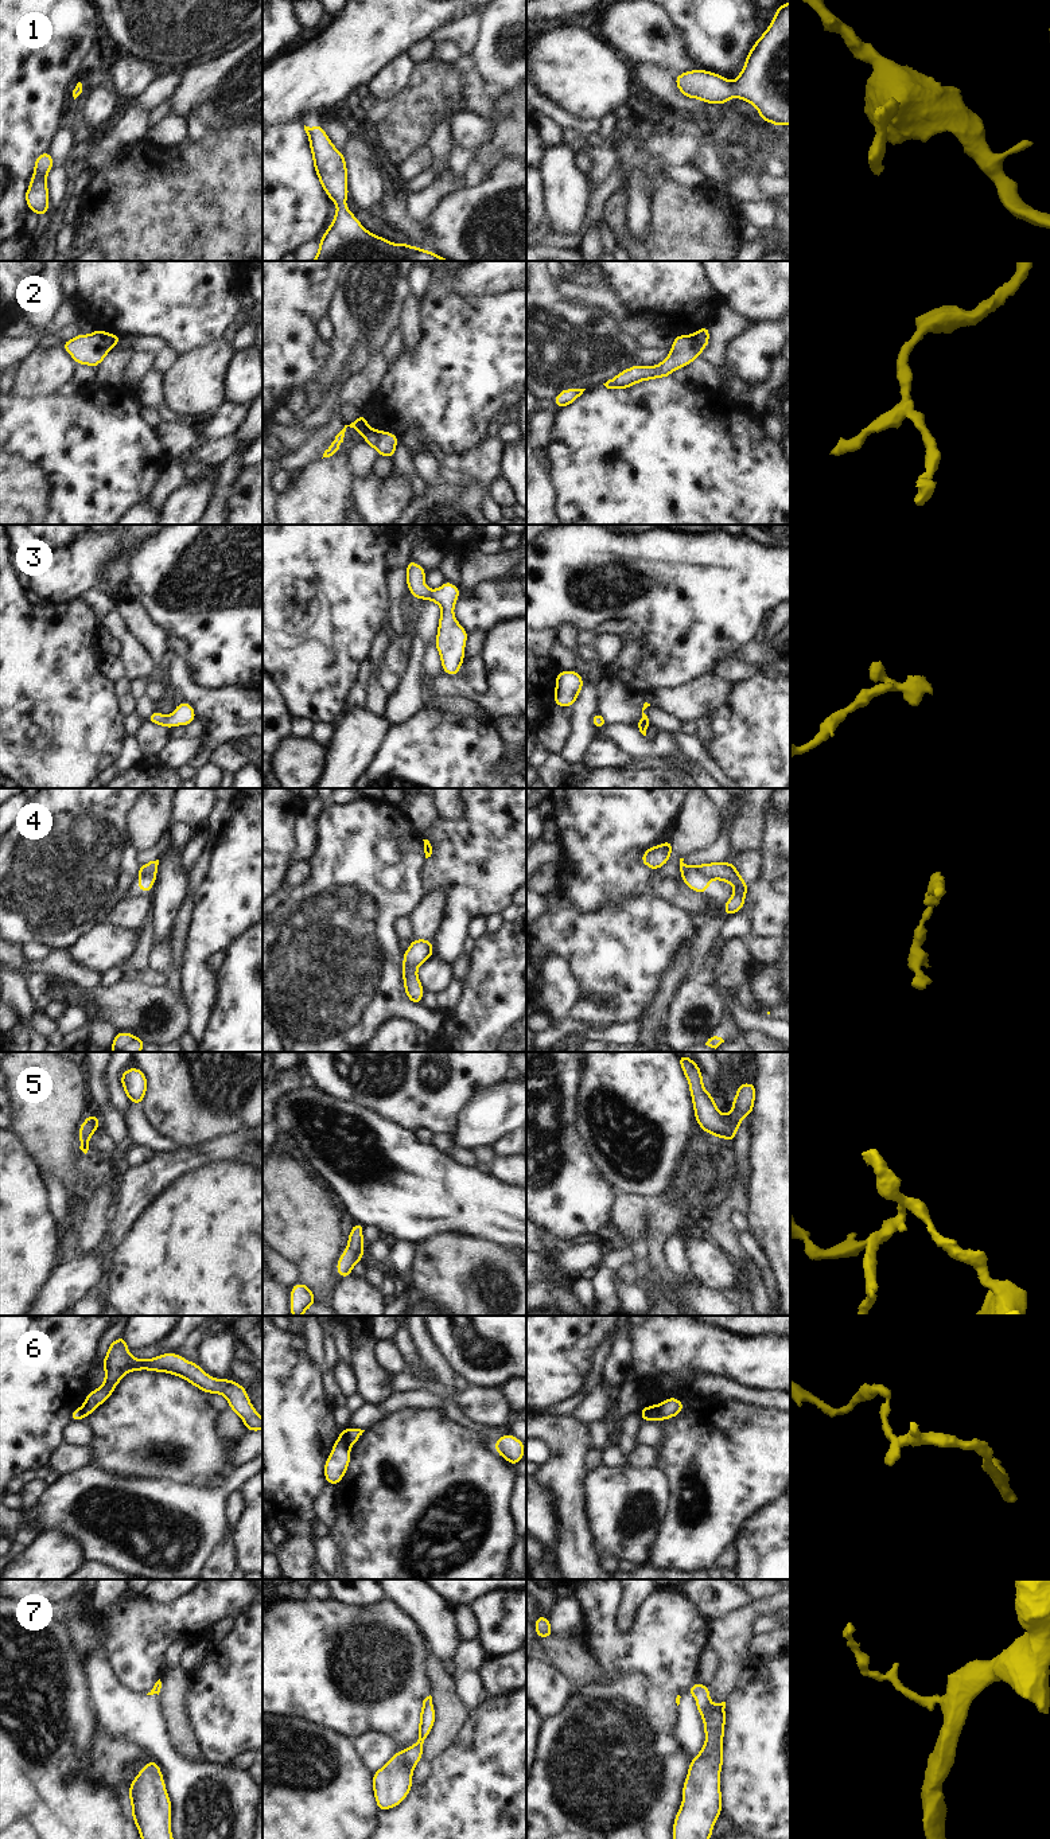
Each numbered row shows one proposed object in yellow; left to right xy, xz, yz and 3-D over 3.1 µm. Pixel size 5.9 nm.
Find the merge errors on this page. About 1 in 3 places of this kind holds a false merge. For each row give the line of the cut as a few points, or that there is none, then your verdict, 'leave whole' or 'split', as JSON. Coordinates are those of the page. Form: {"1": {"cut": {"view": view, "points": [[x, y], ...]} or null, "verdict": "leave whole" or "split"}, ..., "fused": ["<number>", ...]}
{"1": {"cut": null, "verdict": "leave whole"}, "2": {"cut": {"view": "xy", "points": [[101, 331], [113, 347]]}, "verdict": "split"}, "3": {"cut": null, "verdict": "leave whole"}, "4": {"cut": {"view": "xy", "points": [[156, 869], [140, 877]]}, "verdict": "split"}, "5": {"cut": null, "verdict": "leave whole"}, "6": {"cut": {"view": "yz", "points": [[658, 1405], [653, 1410], [640, 1413]]}, "verdict": "split"}, "7": {"cut": null, "verdict": "leave whole"}, "fused": ["2", "4", "6"]}

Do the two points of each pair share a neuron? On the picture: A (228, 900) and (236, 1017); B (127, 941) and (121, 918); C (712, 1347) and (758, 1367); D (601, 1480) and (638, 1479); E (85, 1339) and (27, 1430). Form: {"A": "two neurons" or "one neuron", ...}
{"A": "two neurons", "B": "two neurons", "C": "one neuron", "D": "one neuron", "E": "one neuron"}

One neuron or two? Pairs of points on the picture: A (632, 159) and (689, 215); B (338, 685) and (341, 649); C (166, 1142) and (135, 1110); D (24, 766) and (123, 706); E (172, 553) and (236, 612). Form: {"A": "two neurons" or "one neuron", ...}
{"A": "one neuron", "B": "one neuron", "C": "one neuron", "D": "two neurons", "E": "one neuron"}

